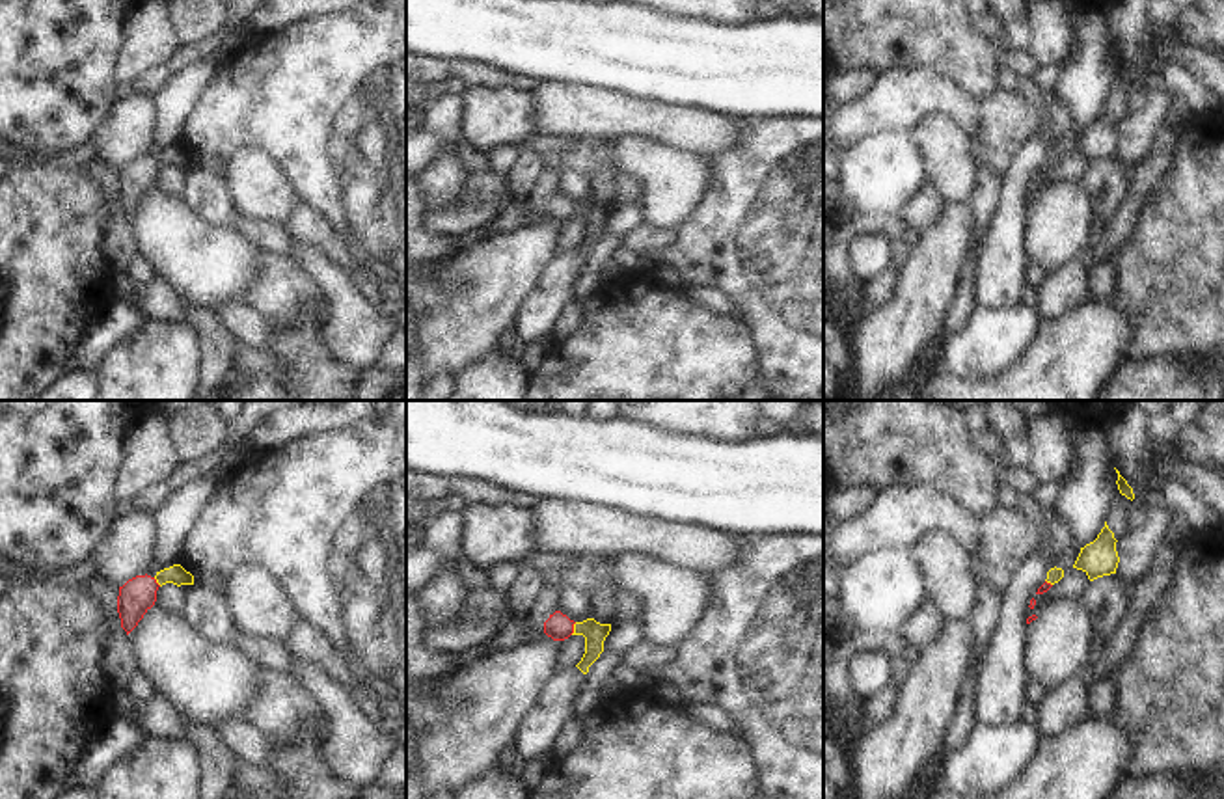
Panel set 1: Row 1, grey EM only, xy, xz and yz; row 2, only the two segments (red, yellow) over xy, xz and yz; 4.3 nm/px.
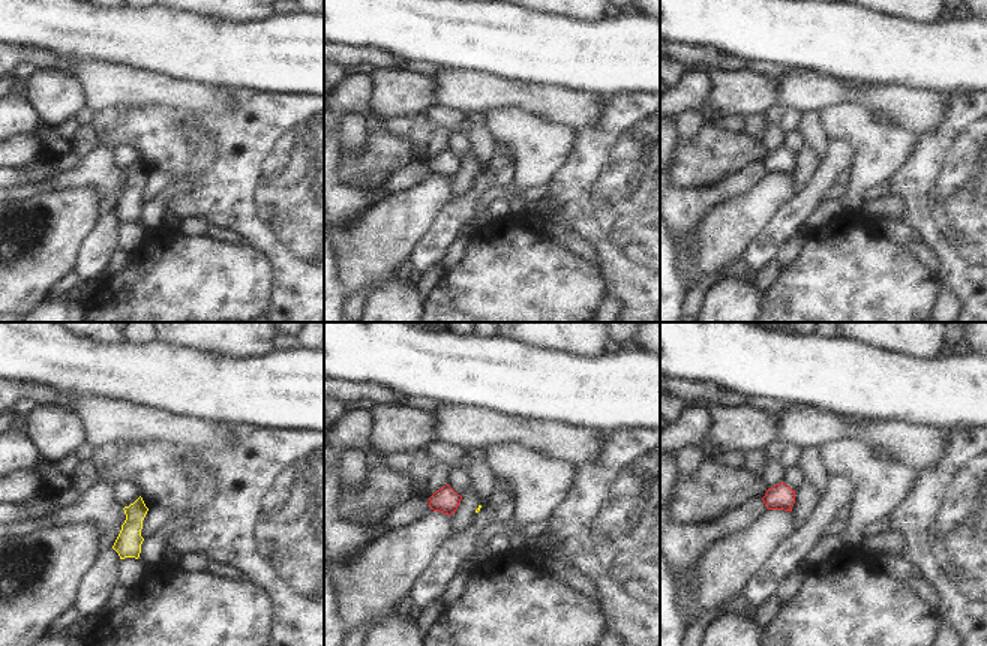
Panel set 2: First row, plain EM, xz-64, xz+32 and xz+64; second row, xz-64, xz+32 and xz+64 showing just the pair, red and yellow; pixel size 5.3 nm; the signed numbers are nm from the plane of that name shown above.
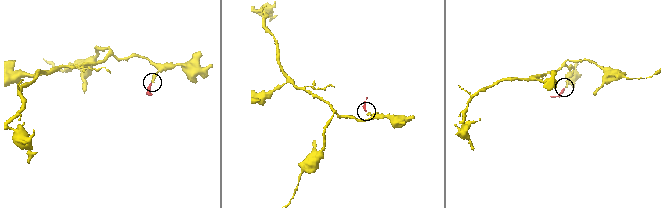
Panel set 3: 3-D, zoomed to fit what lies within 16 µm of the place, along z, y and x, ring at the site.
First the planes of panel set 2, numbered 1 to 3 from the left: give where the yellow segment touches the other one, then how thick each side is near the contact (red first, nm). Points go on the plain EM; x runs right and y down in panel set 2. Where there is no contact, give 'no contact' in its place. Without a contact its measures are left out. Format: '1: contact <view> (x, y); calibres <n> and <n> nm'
1: no contact
2: no contact
3: no contact

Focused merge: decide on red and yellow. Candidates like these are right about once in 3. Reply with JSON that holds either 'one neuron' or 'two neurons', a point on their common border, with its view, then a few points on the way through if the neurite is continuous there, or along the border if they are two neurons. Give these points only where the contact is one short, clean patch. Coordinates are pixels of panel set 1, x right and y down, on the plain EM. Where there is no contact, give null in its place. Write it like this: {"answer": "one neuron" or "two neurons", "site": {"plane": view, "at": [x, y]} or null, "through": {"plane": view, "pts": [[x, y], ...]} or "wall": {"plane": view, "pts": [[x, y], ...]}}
{"answer": "one neuron", "site": {"plane": "xz", "at": [572, 211]}, "through": {"plane": "xz", "pts": [[557, 209], [572, 211], [589, 211], [595, 216]]}}

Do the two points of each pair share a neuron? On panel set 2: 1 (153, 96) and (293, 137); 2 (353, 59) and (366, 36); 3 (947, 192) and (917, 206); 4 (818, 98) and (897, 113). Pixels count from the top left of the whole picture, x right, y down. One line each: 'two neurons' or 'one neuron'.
1: two neurons
2: two neurons
3: one neuron
4: one neuron

